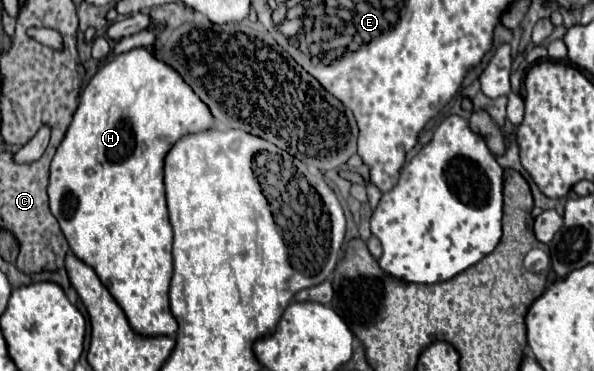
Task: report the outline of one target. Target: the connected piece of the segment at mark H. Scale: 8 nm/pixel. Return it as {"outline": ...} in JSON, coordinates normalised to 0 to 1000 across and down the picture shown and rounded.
{"outline":[[[224,129],[221,140],[200,146],[190,162],[184,162],[180,173],[173,173],[173,183],[167,183],[167,194],[150,216],[150,226],[143,232],[143,243],[136,248],[136,270],[133,270],[133,291],[123,307],[120,340],[109,356],[106,383],[96,399],[96,415],[89,420],[82,458],[82,561],[89,571],[89,582],[96,588],[123,685],[130,695],[136,695],[143,712],[150,712],[163,744],[170,749],[170,760],[177,765],[177,776],[187,787],[187,798],[197,809],[197,819],[210,836],[217,873],[224,879],[227,895],[241,900],[241,906],[295,906],[298,900],[298,863],[291,857],[288,836],[285,836],[285,760],[291,744],[291,695],[288,695],[288,652],[291,652],[291,625],[288,625],[288,604],[281,588],[281,555],[278,555],[278,501],[274,501],[274,437],[281,410],[288,404],[288,394],[305,377],[315,361],[328,361],[328,356],[342,356],[342,350],[359,350],[362,318],[355,313],[348,280],[342,280],[342,270],[335,270],[335,259],[322,243],[322,232],[301,205],[301,194],[295,194],[291,183],[281,183],[281,173],[274,173],[271,162],[261,162],[261,140],[258,129]]]}

